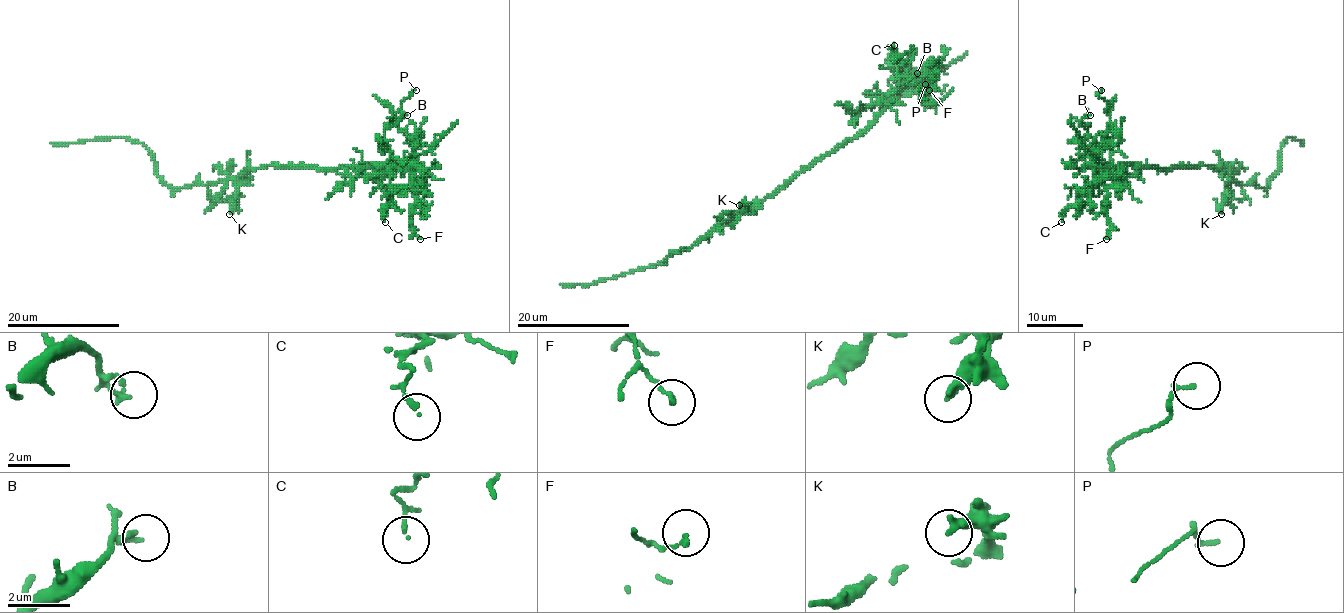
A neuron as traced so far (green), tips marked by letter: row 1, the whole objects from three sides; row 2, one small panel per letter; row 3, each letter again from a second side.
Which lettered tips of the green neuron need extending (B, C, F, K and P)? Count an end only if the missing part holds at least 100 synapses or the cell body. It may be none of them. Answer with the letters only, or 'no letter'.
no letter

